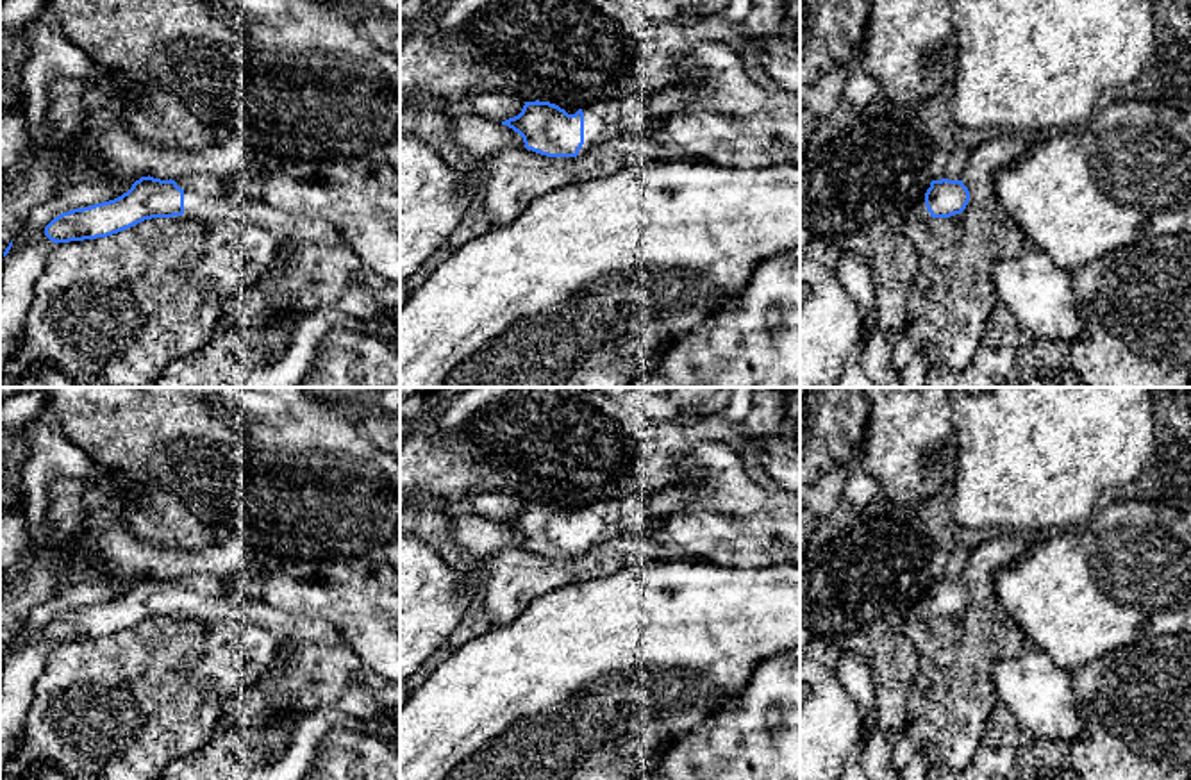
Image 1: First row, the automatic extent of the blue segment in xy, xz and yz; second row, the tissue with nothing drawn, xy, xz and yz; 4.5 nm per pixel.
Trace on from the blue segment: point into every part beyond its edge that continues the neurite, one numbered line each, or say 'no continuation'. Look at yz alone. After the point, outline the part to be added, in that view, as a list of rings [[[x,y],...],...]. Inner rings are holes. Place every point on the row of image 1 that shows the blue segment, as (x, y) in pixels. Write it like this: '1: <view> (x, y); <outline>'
1: yz (918, 211); [[[925,195],[914,202],[907,212],[905,212],[905,221],[927,221],[927,220],[932,220],[930,212],[927,211],[927,205],[925,205]]]

